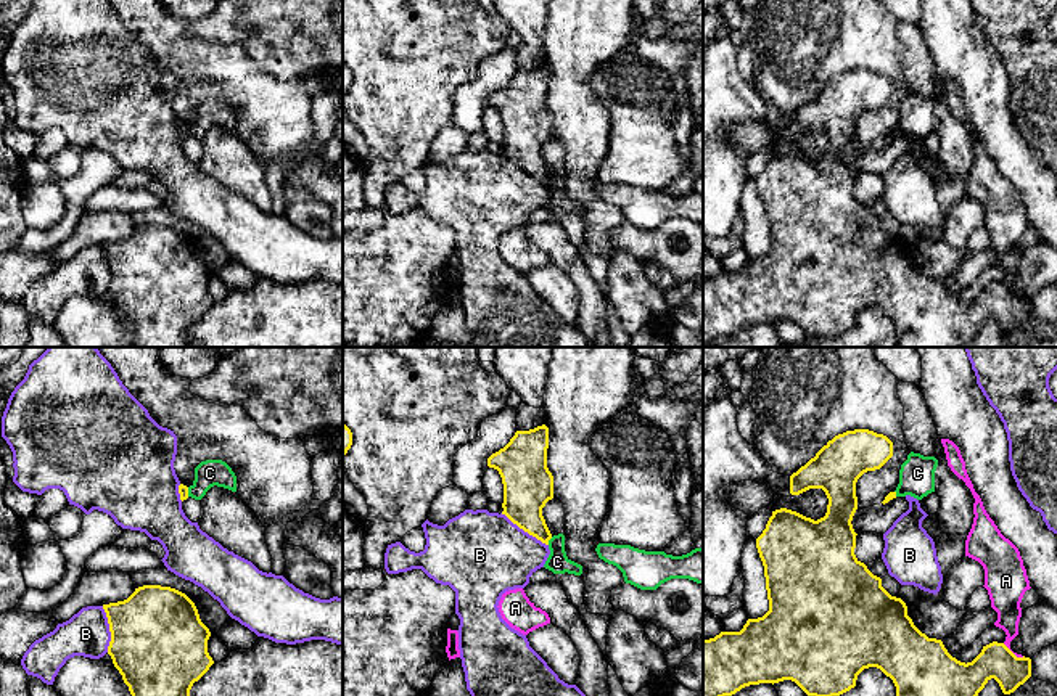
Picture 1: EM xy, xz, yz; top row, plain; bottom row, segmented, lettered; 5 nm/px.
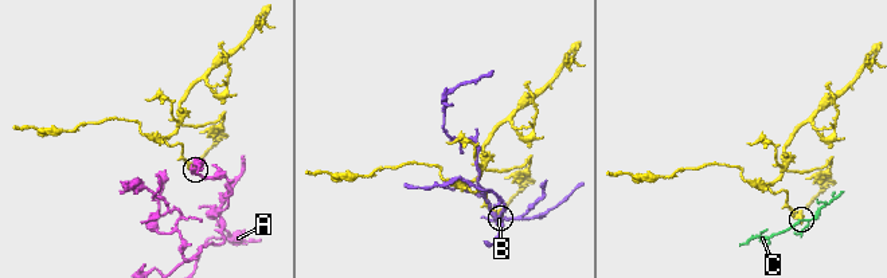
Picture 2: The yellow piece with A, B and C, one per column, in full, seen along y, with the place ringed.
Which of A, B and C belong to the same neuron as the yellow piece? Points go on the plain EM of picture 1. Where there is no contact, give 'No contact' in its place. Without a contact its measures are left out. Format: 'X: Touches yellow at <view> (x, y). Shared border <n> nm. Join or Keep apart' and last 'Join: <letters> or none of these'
A: Touches yellow at yz (1012, 293). Shared border 130 nm. Keep apart
B: Touches yellow at xz (525, 171). Shared border 280 nm. Keep apart
C: Touches yellow at xz (549, 179). Shared border 50 nm. Keep apart
Join: none of these

